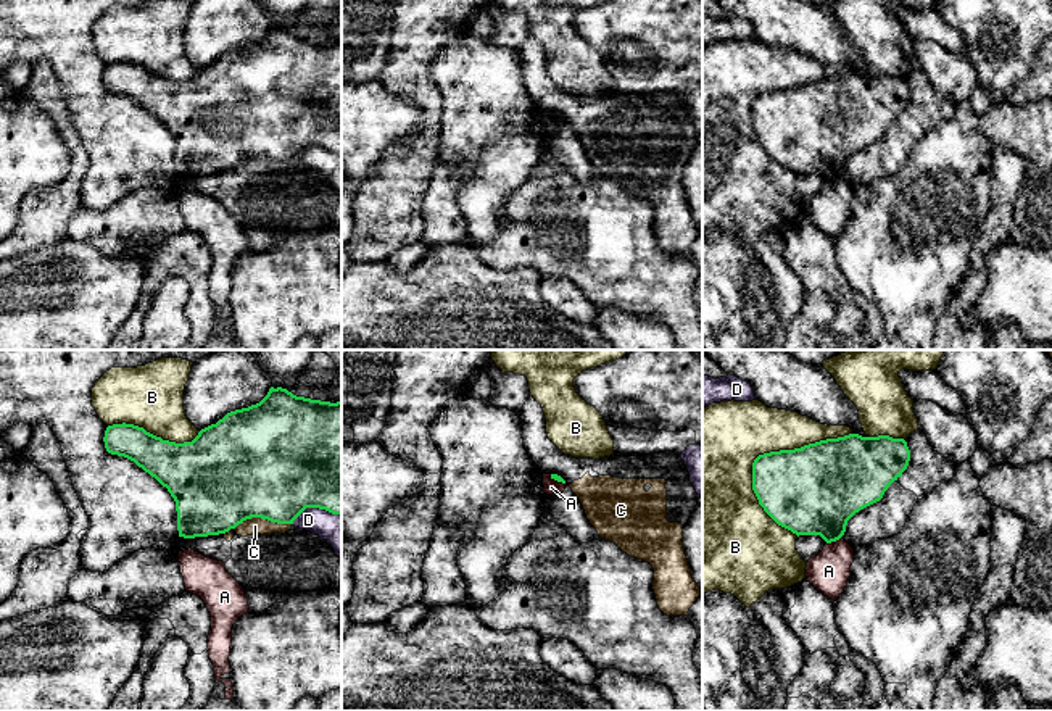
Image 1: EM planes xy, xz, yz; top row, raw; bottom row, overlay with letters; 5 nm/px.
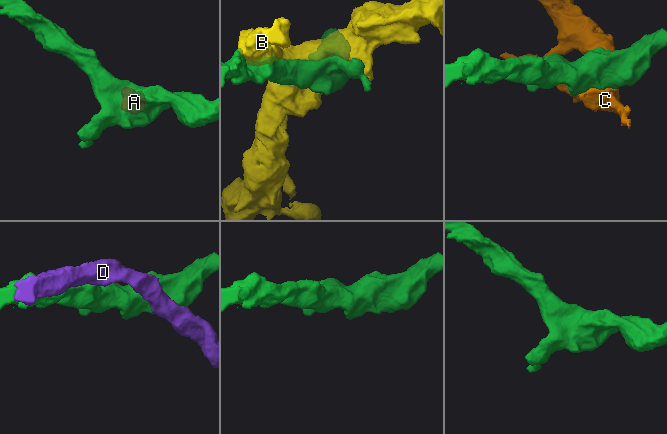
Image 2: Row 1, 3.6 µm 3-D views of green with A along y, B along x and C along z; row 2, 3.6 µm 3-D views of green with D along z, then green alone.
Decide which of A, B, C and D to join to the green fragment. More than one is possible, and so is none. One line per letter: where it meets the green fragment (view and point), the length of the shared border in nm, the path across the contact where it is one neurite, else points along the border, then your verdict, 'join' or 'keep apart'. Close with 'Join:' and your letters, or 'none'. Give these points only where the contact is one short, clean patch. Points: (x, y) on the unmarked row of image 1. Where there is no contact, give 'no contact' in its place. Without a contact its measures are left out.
A: contact yz (833, 179); length 90 nm; border yz (841, 174), (827, 182); keep apart
B: contact yz (770, 91); length 600 nm; keep apart
C: contact xy (261, 157); length 280 nm; keep apart
D: contact xy (314, 145); length 260 nm; keep apart
Join: none

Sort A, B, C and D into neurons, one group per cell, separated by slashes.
A / B / C / D

